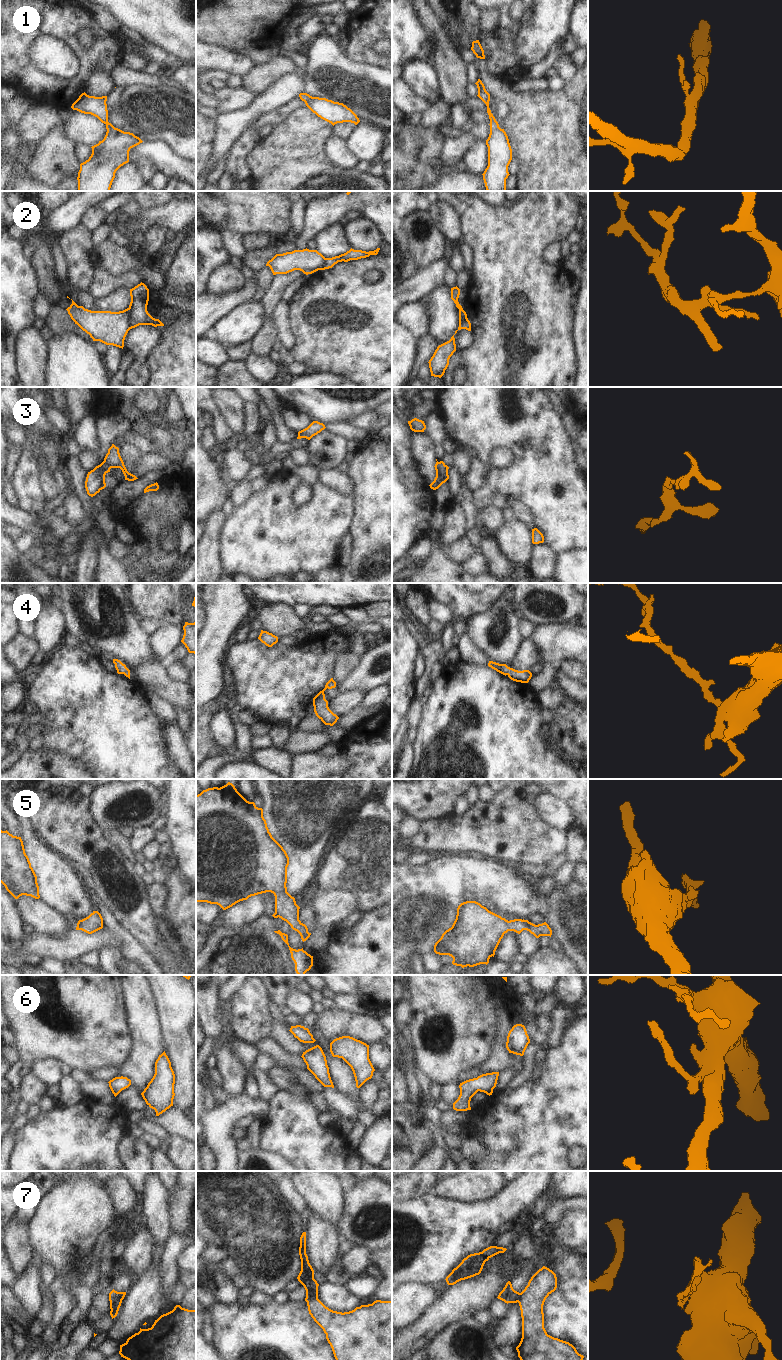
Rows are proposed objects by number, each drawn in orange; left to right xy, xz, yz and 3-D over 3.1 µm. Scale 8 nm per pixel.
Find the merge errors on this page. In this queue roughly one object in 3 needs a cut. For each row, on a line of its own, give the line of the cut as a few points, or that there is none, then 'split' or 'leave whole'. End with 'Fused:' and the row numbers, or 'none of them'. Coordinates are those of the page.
1: cut none; leave whole
2: cut xy (128, 308), (130, 328); split
3: cut none; leave whole
4: cut none; leave whole
5: cut yz (527, 920), (525, 929); split
6: cut none; leave whole
7: cut xy (121, 1300), (111, 1310); split
Fused: 2, 5, 7

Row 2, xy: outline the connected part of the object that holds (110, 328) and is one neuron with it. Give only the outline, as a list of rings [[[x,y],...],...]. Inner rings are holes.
[[[72,300],[66,310],[75,324],[89,334],[93,341],[123,349],[125,337],[130,330],[129,308],[119,312],[91,311]]]

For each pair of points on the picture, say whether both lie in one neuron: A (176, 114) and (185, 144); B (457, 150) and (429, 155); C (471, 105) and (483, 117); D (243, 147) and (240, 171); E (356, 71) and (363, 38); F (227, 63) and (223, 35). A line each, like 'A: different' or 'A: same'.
A: same
B: different
C: same
D: same
E: different
F: different

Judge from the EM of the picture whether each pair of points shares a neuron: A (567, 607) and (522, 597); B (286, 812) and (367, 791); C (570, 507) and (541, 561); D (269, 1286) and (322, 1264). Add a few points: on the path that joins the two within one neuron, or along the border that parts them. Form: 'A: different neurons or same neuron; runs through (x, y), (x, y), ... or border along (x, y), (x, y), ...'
A: same neuron; runs through (558, 598), (534, 598)
B: same neuron; runs through (306, 801), (316, 791), (347, 791)
C: different neurons; border along (543, 542), (556, 554)
D: different neurons; border along (305, 1246), (308, 1262), (314, 1271)

